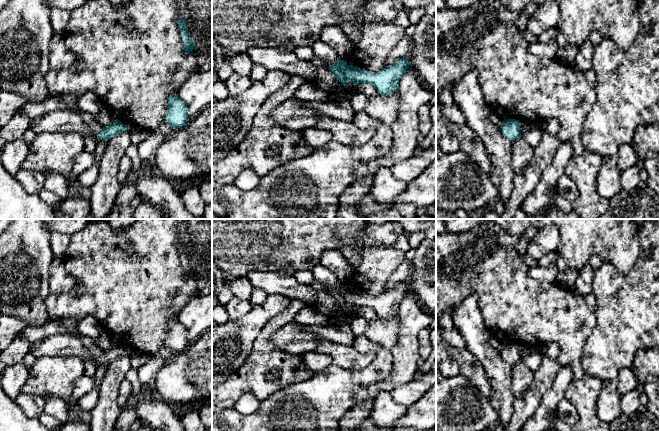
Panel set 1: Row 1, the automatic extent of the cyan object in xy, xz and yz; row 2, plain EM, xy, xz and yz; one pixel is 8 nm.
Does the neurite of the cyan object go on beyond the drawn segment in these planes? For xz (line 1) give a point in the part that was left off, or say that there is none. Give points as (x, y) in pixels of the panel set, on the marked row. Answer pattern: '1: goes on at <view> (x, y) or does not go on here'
1: does not go on here

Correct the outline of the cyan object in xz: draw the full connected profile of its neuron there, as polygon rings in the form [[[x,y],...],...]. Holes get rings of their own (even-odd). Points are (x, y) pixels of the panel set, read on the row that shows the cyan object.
[[[405,55],[377,73],[348,65],[342,59],[328,68],[340,83],[370,83],[376,87],[379,94],[387,96],[398,91],[399,80],[409,68],[409,61]]]

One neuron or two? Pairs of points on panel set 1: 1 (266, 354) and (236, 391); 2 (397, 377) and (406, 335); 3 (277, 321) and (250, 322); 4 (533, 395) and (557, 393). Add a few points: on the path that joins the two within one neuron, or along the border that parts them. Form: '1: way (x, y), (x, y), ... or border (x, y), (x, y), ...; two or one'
1: way (263, 363), (244, 382); one
2: way (405, 367), (406, 345); one
3: border (287, 307), (265, 324), (255, 341); two
4: border (557, 374), (533, 415); two

